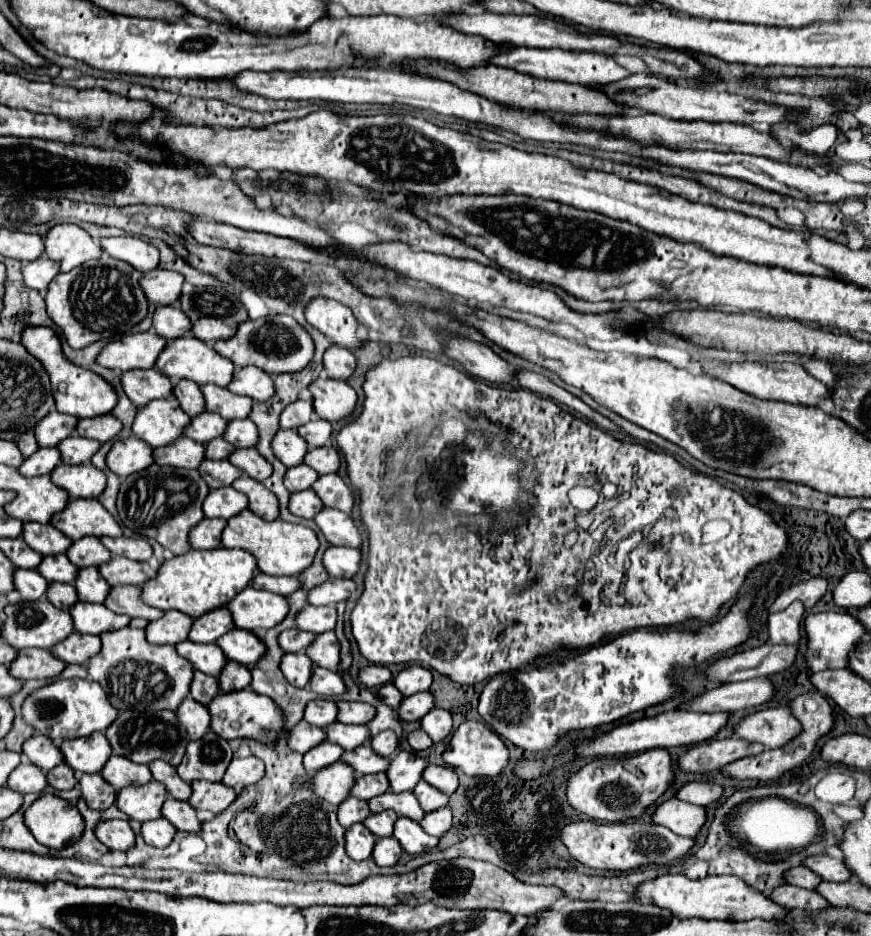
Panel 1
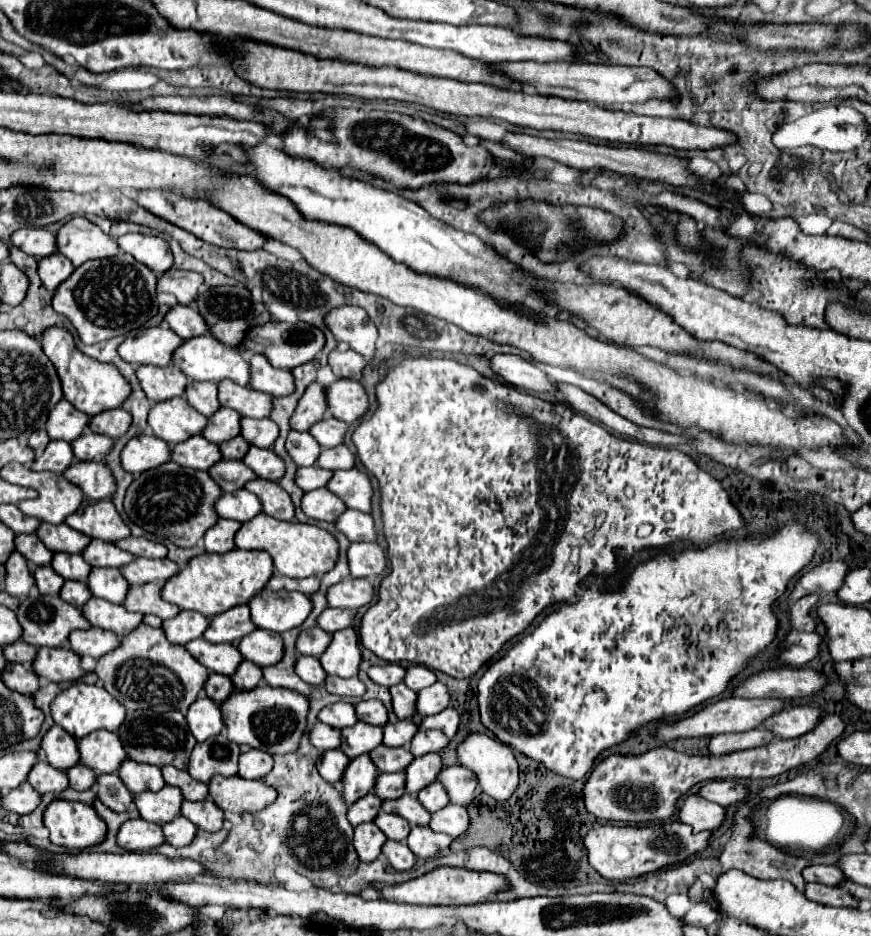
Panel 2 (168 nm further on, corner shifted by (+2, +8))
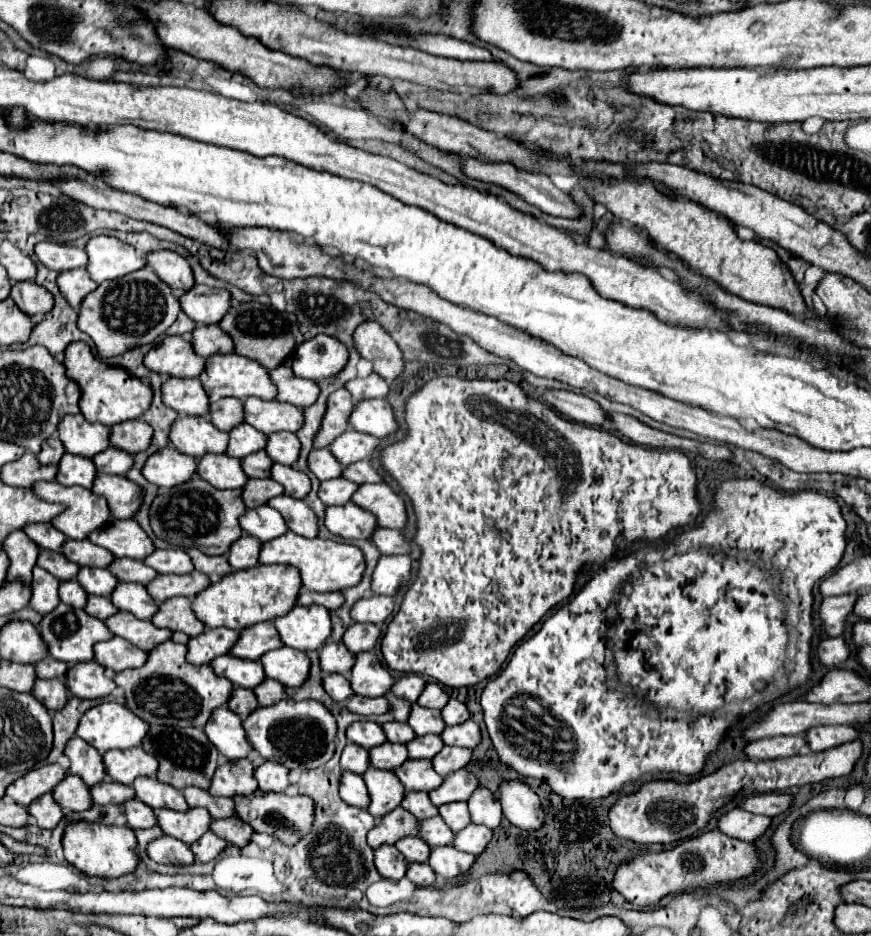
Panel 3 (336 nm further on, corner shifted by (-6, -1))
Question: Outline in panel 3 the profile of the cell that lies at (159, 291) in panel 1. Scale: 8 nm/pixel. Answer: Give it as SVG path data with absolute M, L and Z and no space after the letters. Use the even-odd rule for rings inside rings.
M196 284L180 298L182 310L196 324L218 324L224 312L232 308L232 296L228 290Z

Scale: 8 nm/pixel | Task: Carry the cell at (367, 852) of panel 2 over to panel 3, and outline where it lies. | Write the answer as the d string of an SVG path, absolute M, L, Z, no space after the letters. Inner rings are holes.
M382 846L376 850L376 868L388 880L402 880L408 870L408 862L396 846Z

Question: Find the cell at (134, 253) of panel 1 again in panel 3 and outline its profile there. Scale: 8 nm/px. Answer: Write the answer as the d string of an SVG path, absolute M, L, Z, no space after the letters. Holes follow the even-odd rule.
M172 250L152 252L148 256L148 266L154 268L158 278L166 282L172 290L188 292L188 288L194 286L194 274L188 260Z

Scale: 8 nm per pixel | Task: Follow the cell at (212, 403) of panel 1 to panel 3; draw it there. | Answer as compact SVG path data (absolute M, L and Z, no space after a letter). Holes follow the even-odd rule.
M248 398L244 400L244 412L246 422L264 434L296 432L304 424L302 408L278 400L264 402L260 398Z

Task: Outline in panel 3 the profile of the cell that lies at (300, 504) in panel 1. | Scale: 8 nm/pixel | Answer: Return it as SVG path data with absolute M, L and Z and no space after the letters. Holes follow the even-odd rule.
M348 502L344 506L326 508L326 528L346 540L370 540L372 532L378 528L378 520L372 512Z

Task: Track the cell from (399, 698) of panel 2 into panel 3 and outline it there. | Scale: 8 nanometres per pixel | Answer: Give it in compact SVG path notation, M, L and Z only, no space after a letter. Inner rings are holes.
M412 704L412 714L408 724L414 728L416 736L426 736L426 734L440 734L446 724L440 716L438 710L430 710L430 708L420 708L418 704Z

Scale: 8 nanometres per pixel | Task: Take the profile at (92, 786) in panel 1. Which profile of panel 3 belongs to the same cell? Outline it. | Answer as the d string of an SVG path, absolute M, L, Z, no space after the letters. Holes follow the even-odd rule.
M128 800L124 804L124 812L126 812L126 818L128 818L128 826L134 828L134 830L156 826L154 810L140 800Z

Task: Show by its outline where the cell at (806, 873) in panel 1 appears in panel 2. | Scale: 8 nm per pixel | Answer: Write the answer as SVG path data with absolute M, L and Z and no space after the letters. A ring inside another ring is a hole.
M810 865L802 871L804 881L810 883L822 883L822 885L838 885L840 881L844 881L844 875L840 869L832 867L832 865Z

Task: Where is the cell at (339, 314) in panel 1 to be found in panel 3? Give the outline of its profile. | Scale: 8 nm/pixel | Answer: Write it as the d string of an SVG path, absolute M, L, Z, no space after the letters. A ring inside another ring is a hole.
M364 322L354 332L354 344L362 358L374 362L374 372L386 380L396 380L404 370L400 346L378 322Z

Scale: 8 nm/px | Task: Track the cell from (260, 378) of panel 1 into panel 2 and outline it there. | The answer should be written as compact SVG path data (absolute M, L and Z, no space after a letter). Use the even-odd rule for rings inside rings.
M254 355L250 359L250 387L272 397L282 397L294 391L292 373L272 367L264 355Z

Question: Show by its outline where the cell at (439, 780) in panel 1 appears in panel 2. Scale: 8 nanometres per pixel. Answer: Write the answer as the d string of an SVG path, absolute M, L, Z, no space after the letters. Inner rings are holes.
M462 765L444 767L444 771L440 771L438 781L448 791L450 803L458 803L458 805L468 805L474 799L474 791L478 787L474 773Z

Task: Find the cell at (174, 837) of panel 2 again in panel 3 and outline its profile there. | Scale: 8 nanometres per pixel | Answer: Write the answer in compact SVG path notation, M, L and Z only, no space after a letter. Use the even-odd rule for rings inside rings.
M206 832L206 834L204 834L196 844L192 844L190 848L192 848L192 852L196 854L196 858L198 858L200 862L212 862L212 860L216 860L216 856L218 856L226 846L228 846L226 840L218 838L214 832Z

